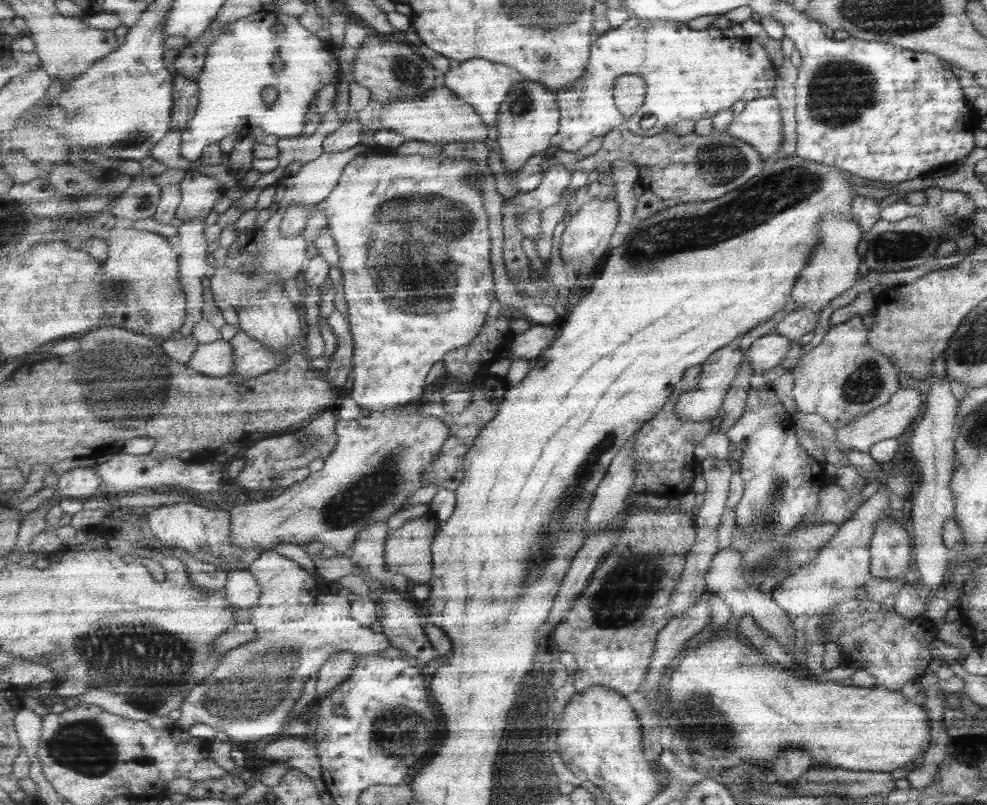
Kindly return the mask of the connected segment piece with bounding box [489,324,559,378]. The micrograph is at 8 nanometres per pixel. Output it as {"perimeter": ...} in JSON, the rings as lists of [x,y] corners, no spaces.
{"perimeter":[[[533,324],[531,330],[527,330],[525,334],[517,334],[517,338],[511,344],[511,356],[507,356],[505,360],[497,362],[491,366],[491,374],[495,376],[507,376],[509,368],[513,368],[513,360],[515,358],[523,358],[523,360],[537,360],[541,354],[545,354],[553,342],[559,338],[559,330],[555,326],[537,326]]]}

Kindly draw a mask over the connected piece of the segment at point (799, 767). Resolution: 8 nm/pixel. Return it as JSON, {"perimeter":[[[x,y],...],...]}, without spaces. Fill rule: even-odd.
{"perimeter":[[[789,748],[789,752],[785,750],[785,756],[777,756],[777,760],[771,766],[771,774],[777,784],[789,786],[795,784],[795,780],[803,776],[803,770],[807,772],[809,766],[811,760],[807,752],[801,752],[799,748]]]}

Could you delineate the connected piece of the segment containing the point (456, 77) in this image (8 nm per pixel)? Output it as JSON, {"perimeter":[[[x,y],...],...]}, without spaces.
{"perimeter":[[[469,60],[463,64],[455,64],[443,78],[443,86],[449,88],[451,92],[455,92],[463,102],[473,104],[487,124],[499,120],[501,104],[505,104],[513,86],[521,84],[521,82],[527,82],[527,78],[521,72],[517,72],[515,68],[511,68],[507,64],[497,64],[491,60]]]}

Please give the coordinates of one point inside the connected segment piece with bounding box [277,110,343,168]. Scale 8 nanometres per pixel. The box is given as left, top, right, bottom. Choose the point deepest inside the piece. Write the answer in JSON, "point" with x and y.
{"point":[305,150]}

